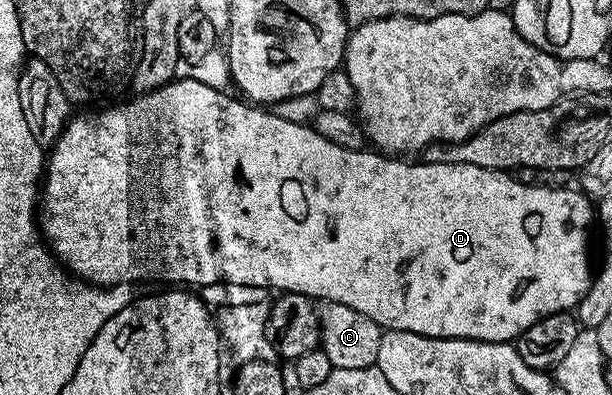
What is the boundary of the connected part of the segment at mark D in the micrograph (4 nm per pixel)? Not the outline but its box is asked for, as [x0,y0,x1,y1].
[39,77,595,343]

